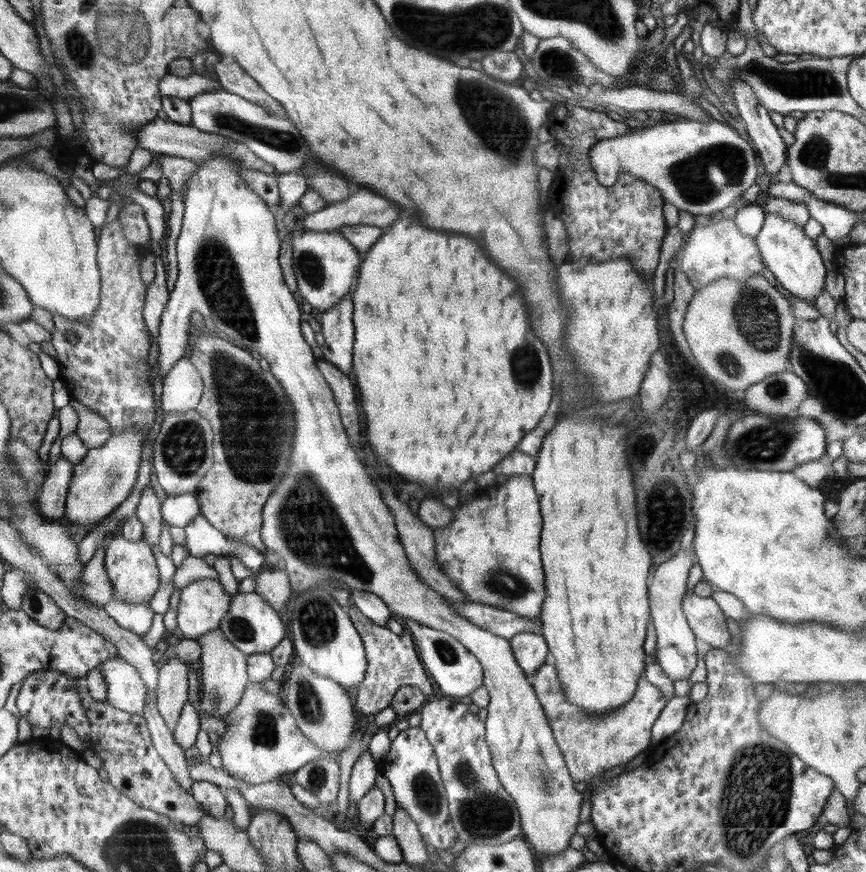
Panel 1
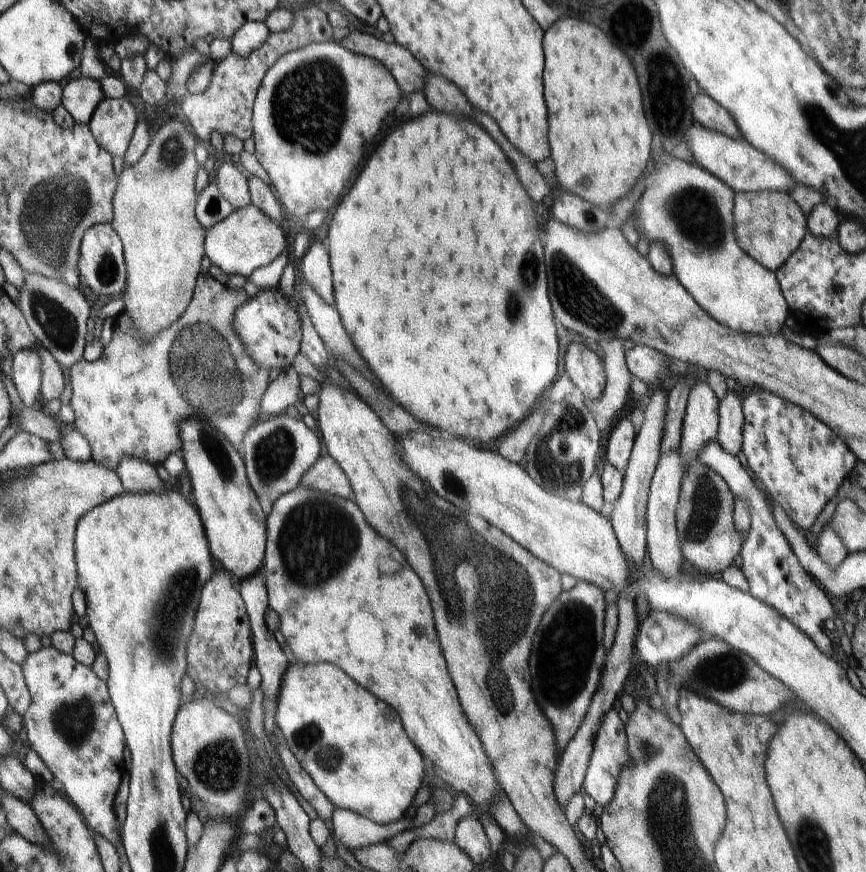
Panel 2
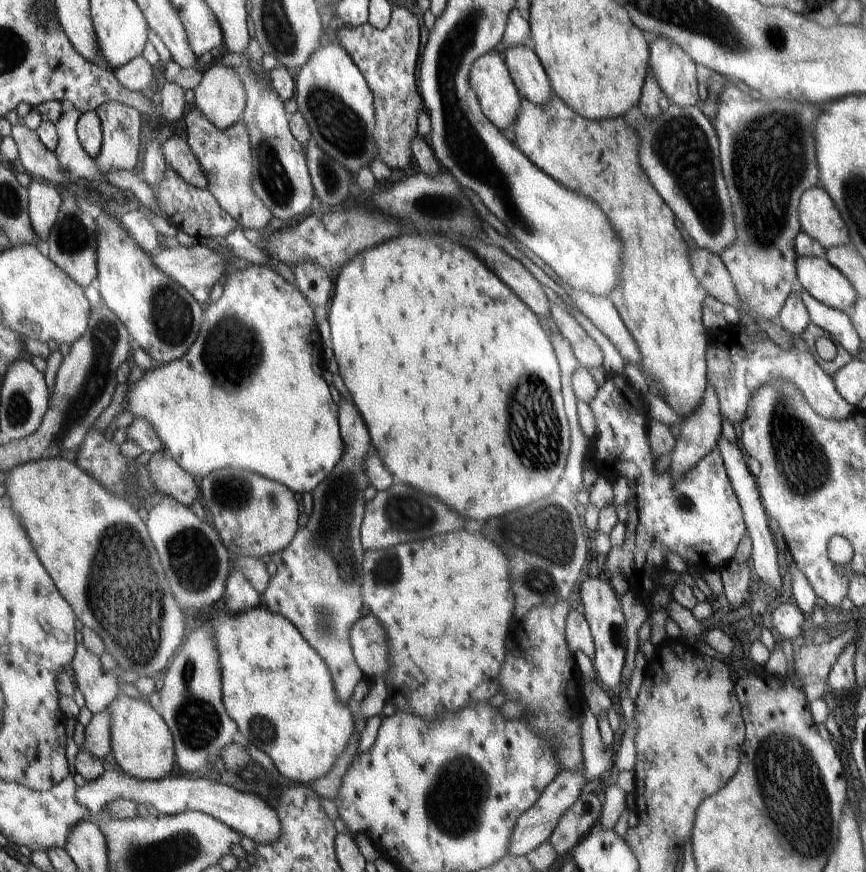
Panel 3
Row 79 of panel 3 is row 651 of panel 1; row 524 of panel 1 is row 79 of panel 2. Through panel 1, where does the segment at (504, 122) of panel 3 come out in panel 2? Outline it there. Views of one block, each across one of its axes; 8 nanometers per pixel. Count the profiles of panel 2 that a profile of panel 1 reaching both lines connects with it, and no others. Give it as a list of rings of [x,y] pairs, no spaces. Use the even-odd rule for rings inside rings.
[[[328,41],[323,43],[307,44],[304,48],[284,53],[278,60],[268,69],[268,72],[263,76],[257,95],[253,104],[253,137],[255,142],[256,160],[260,162],[260,166],[266,170],[270,177],[270,182],[278,191],[278,198],[282,202],[282,206],[286,208],[290,215],[304,219],[307,214],[312,211],[323,210],[330,212],[332,206],[336,206],[340,194],[346,188],[346,182],[352,178],[354,170],[360,166],[360,162],[364,160],[366,154],[366,144],[372,144],[374,136],[378,134],[382,120],[388,114],[394,113],[394,109],[400,100],[402,100],[404,92],[398,86],[396,79],[392,73],[379,61],[372,57],[353,53],[347,48],[344,48],[340,43]]]

